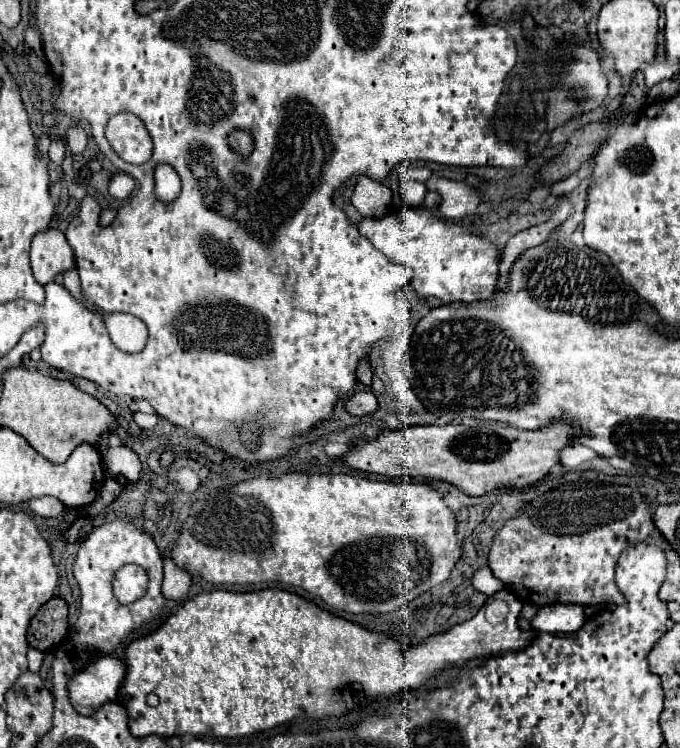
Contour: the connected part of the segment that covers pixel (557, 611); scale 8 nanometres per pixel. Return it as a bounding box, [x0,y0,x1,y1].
[531,604,585,634]

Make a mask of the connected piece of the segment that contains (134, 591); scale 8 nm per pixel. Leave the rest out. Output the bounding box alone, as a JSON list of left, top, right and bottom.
[113,564,147,604]

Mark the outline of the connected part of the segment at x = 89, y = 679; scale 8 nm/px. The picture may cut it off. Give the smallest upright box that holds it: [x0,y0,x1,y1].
[67,656,125,714]

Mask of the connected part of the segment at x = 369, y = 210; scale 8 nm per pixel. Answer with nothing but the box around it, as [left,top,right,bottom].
[351,176,391,218]

